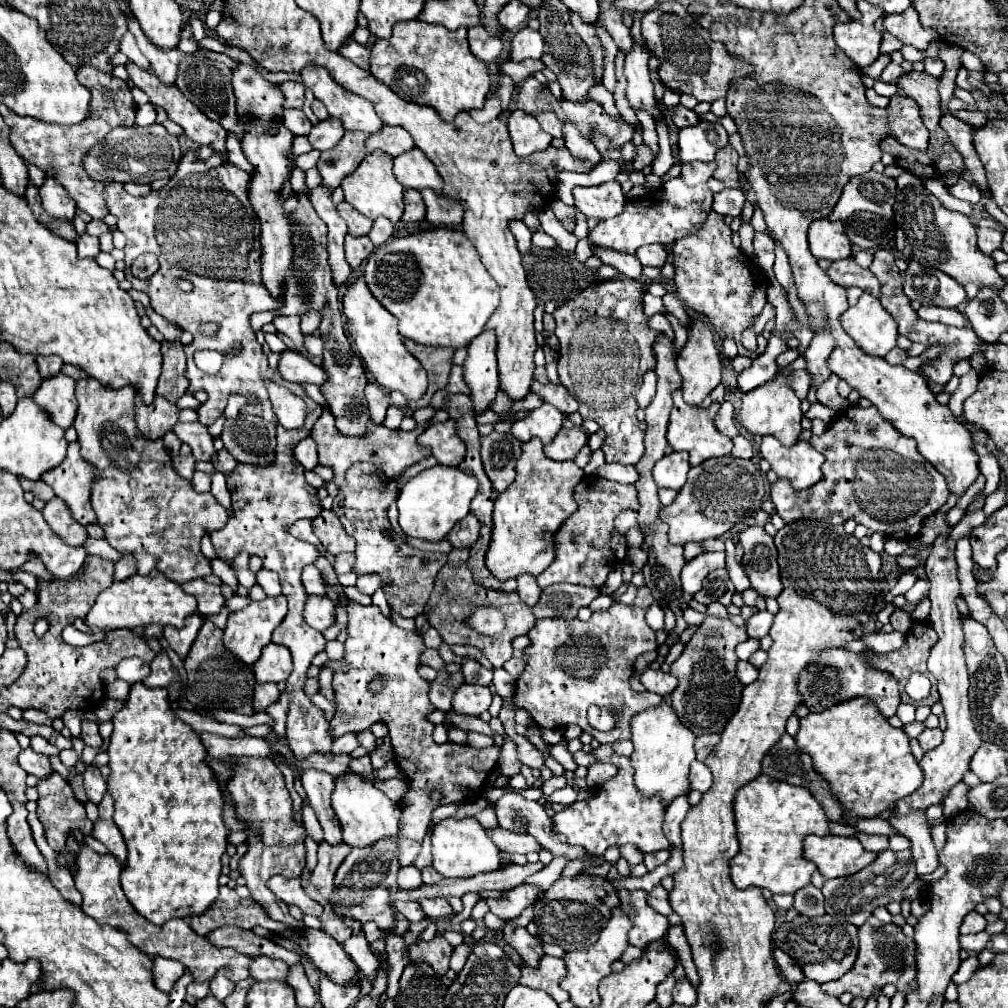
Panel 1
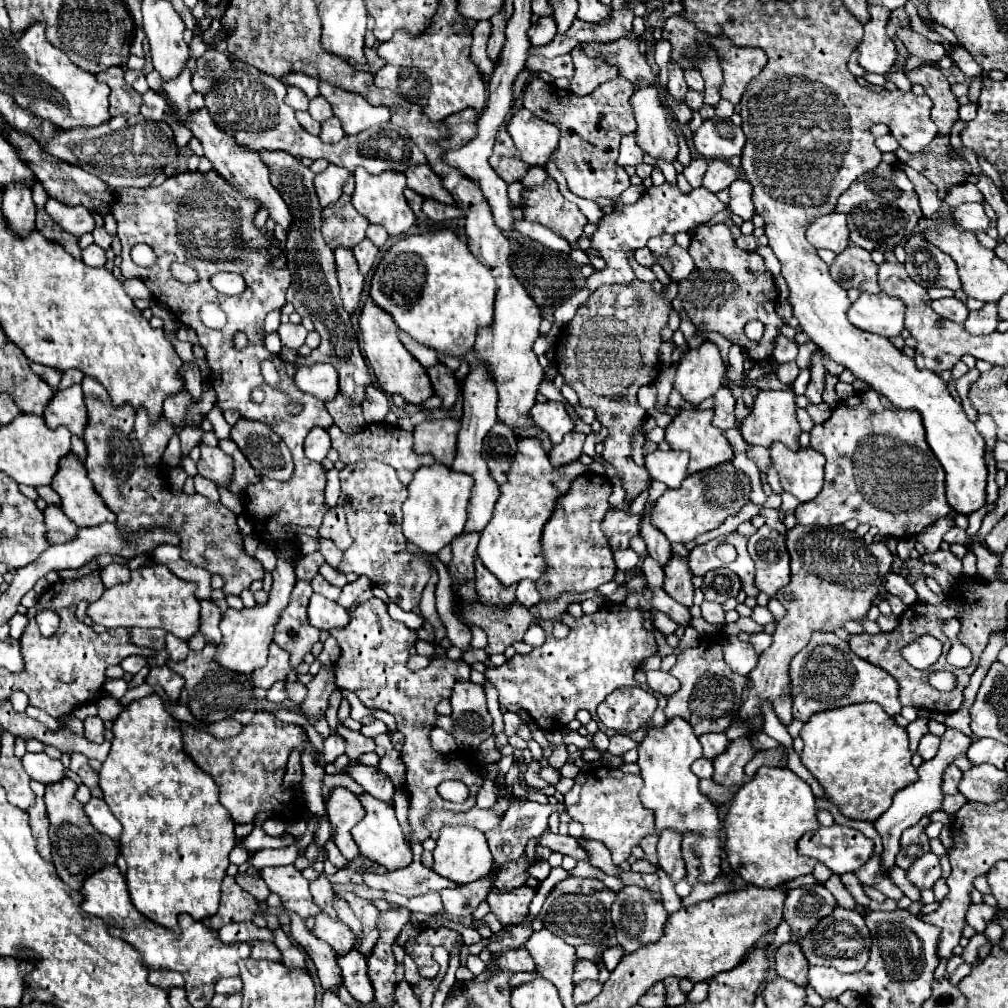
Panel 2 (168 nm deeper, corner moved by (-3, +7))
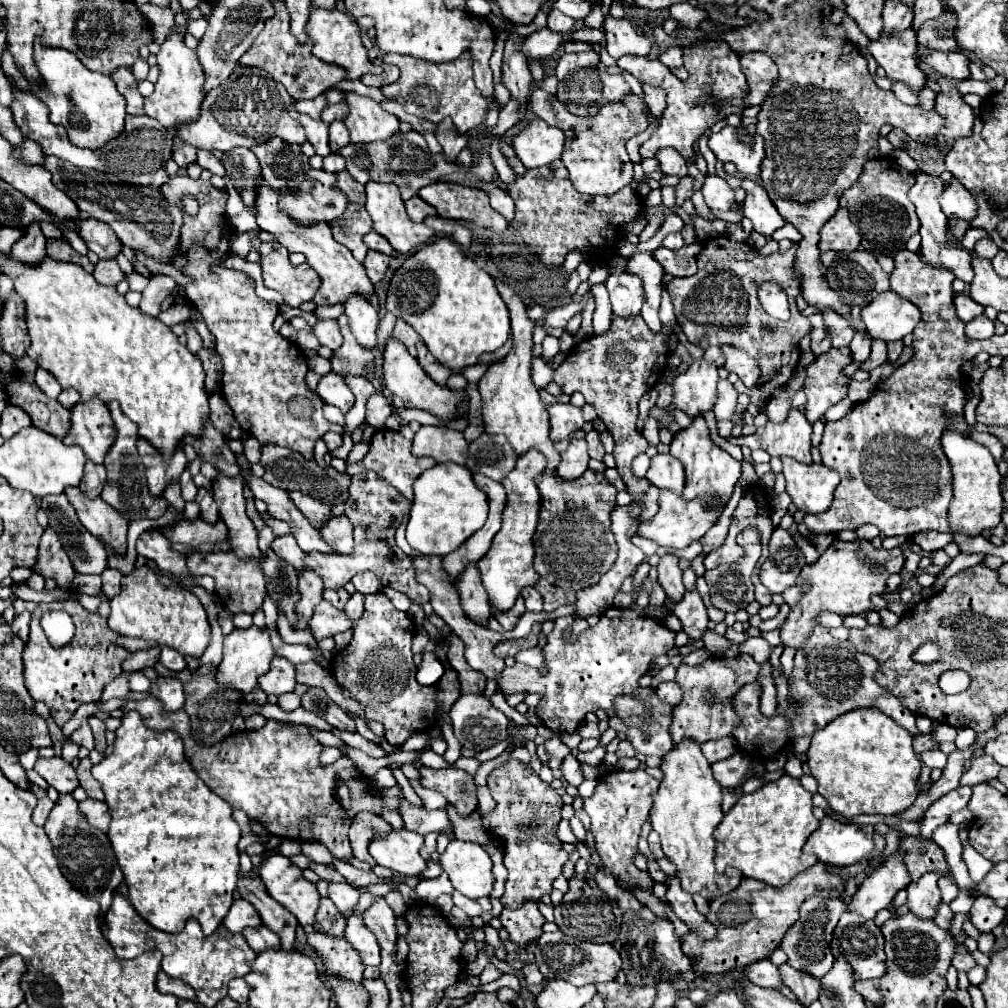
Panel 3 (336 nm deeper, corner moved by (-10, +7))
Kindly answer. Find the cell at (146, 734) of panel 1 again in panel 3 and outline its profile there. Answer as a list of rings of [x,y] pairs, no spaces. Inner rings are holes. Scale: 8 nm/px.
[[[128,712],[122,718],[122,726],[116,730],[114,752],[92,766],[92,776],[100,782],[106,794],[106,804],[112,816],[106,836],[112,842],[128,886],[128,900],[136,912],[154,928],[172,934],[182,932],[182,924],[186,924],[188,918],[194,918],[208,936],[216,932],[234,900],[240,872],[238,842],[242,832],[232,818],[232,806],[200,782],[198,774],[188,766],[182,748],[182,738],[176,732],[156,734],[144,726],[140,714]]]

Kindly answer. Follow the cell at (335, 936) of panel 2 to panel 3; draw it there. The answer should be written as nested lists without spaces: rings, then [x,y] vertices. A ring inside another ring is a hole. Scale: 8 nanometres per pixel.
[[[308,934],[308,944],[324,958],[328,976],[346,978],[352,982],[362,982],[364,964],[356,958],[356,950],[344,938],[328,938],[326,934]]]

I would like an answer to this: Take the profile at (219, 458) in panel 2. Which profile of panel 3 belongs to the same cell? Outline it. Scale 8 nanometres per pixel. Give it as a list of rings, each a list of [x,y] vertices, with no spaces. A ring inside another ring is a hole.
[[[218,472],[214,482],[214,500],[220,510],[220,518],[228,526],[228,538],[232,550],[238,558],[264,558],[258,548],[258,536],[254,522],[246,516],[244,496],[242,496],[242,476],[226,478]]]

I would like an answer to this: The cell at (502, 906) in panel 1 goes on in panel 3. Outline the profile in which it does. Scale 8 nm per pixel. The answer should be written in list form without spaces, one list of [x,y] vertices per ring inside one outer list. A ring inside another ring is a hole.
[[[526,902],[516,910],[504,908],[500,920],[510,934],[510,940],[520,948],[536,942],[542,936],[542,926],[546,922],[546,918],[540,914],[534,902]]]

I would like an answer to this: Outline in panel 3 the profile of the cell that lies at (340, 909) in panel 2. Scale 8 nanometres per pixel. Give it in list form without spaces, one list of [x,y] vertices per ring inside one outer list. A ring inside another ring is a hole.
[[[328,882],[328,892],[330,892],[330,900],[342,912],[350,912],[360,898],[360,890],[348,886],[346,882]]]

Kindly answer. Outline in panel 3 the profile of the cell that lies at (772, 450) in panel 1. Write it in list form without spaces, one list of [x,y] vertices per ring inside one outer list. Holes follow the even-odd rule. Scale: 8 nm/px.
[[[782,458],[786,492],[794,506],[804,514],[820,514],[832,506],[834,490],[840,482],[838,474],[824,468],[822,464],[806,466],[792,458]]]

